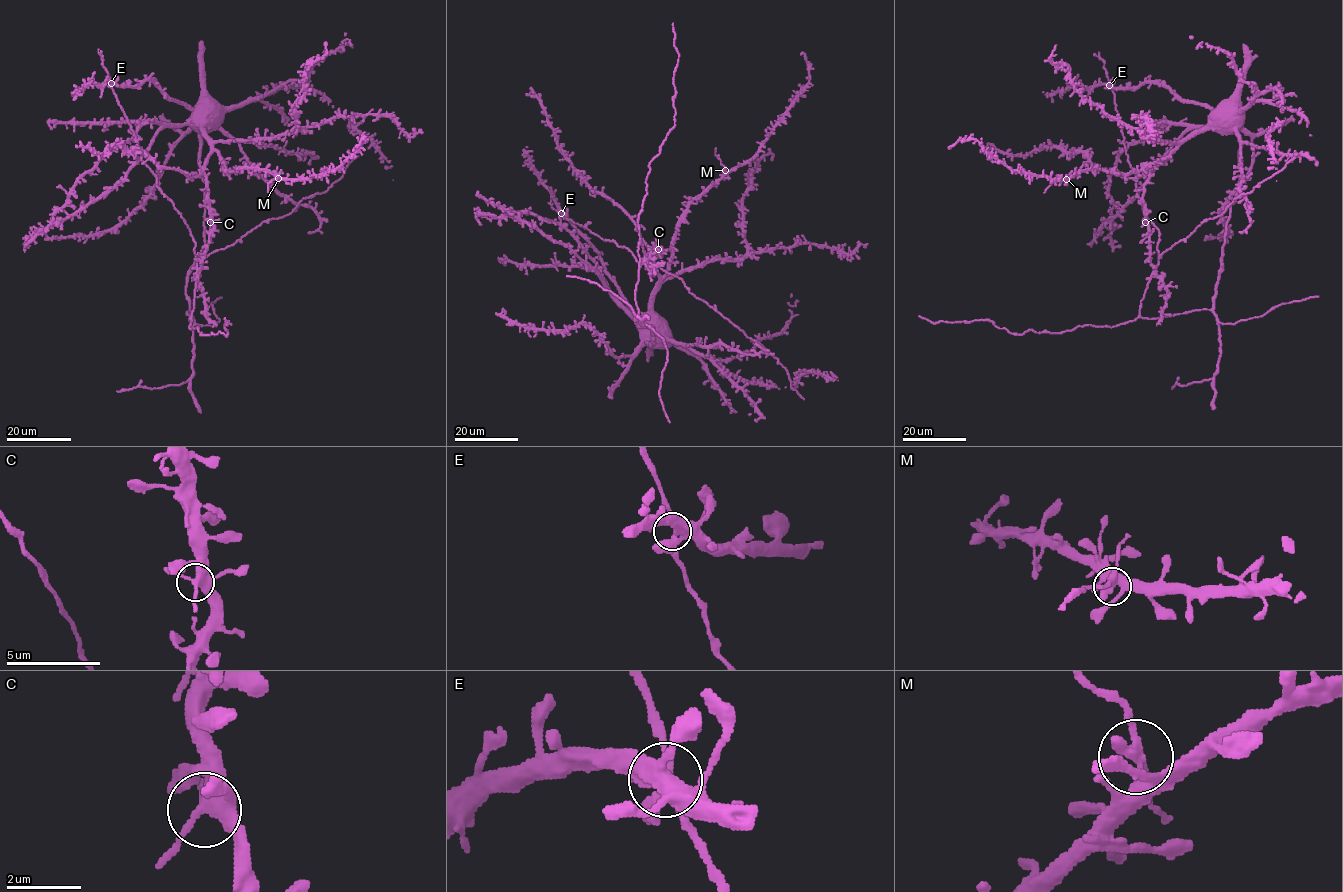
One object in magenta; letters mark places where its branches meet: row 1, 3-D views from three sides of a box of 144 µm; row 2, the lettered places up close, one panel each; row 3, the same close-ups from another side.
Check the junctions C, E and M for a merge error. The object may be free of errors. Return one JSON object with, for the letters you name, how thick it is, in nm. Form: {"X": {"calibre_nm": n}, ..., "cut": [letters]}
{"M": {"calibre_nm": 280}, "cut": ["M"]}

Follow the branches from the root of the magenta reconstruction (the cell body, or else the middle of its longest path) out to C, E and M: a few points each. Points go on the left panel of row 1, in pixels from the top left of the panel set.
C: (205, 108), (204, 136), (210, 145), (210, 152), (204, 173), (210, 222)
E: (205, 108), (190, 109), (173, 101), (151, 80), (135, 85), (111, 83)
M: (205, 108), (204, 136), (223, 160), (223, 168), (228, 173), (257, 168), (267, 169), (278, 178)

